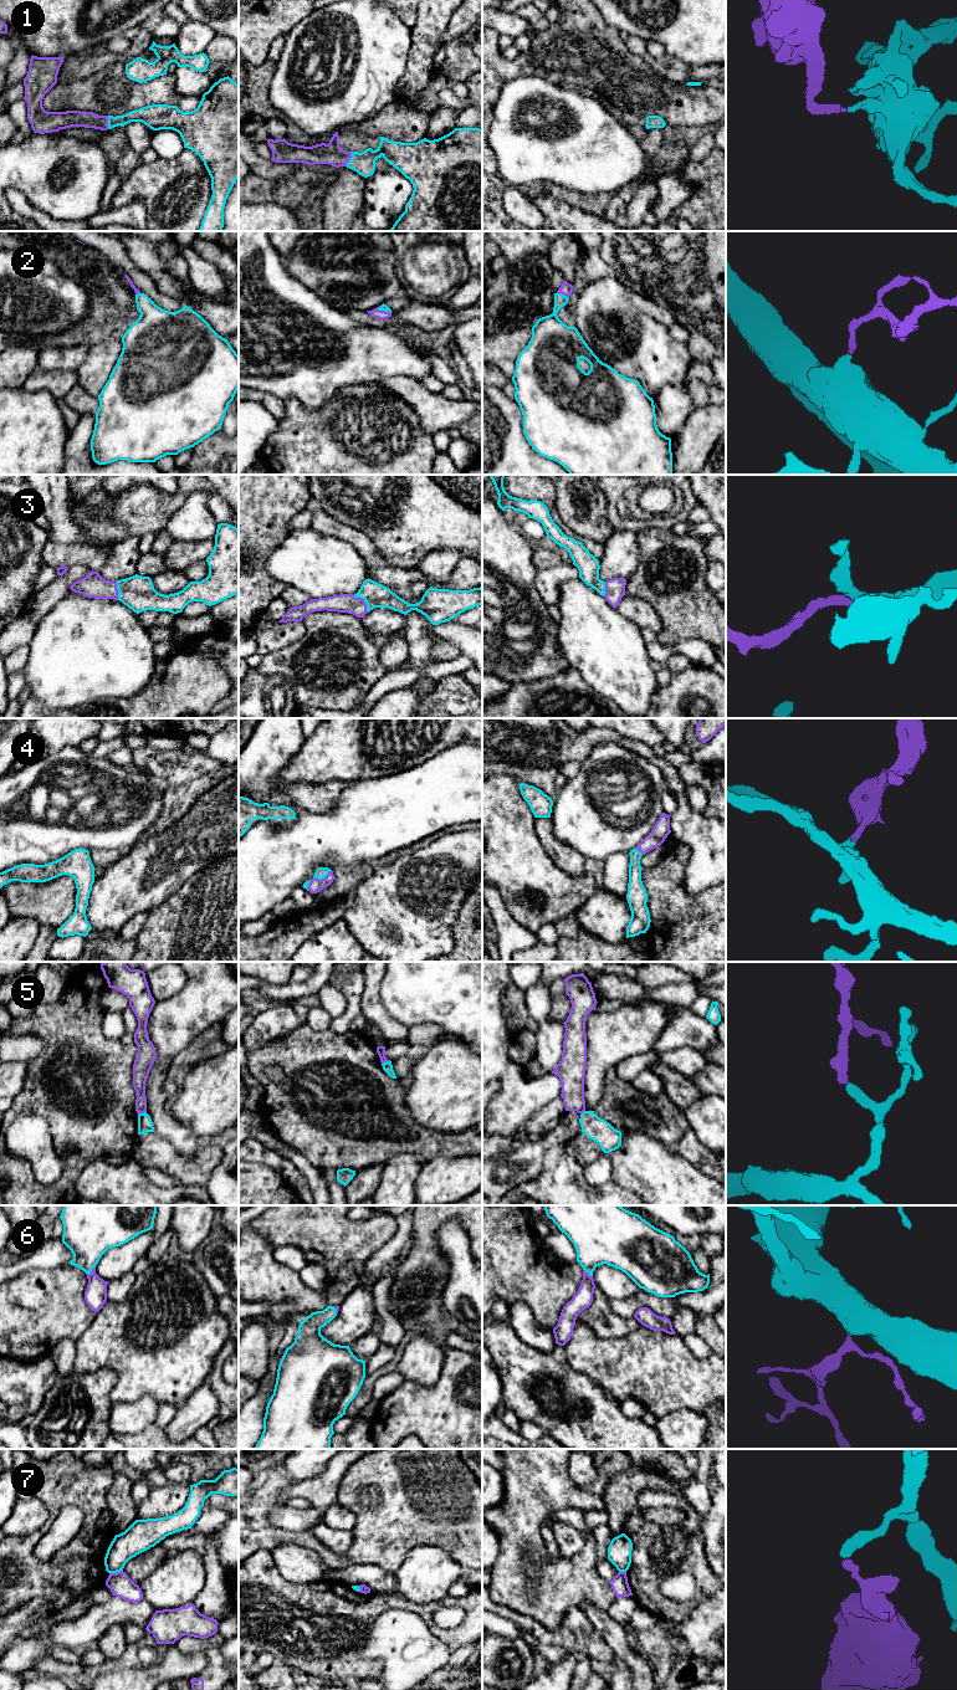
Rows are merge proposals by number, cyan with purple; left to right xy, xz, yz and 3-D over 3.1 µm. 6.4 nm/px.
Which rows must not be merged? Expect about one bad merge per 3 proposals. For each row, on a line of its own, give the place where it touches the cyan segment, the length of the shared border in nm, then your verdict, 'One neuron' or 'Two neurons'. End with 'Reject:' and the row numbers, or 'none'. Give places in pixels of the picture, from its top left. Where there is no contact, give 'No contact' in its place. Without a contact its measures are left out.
1: Touches cyan at xz (349, 159). Shared border 100 nm. One neuron
2: Touches cyan at yz (563, 295). Shared border 90 nm. One neuron
3: Touches cyan at xz (364, 600). Shared border 150 nm. One neuron
4: Touches cyan at xz (322, 877). Shared border 130 nm. One neuron
5: Touches cyan at xy (142, 1114). Shared border 60 nm. Two neurons
6: Touches cyan at xy (90, 1271). Shared border 80 nm. One neuron
7: Touches cyan at xy (116, 1572). Shared border 90 nm. Two neurons
Reject: 5, 7

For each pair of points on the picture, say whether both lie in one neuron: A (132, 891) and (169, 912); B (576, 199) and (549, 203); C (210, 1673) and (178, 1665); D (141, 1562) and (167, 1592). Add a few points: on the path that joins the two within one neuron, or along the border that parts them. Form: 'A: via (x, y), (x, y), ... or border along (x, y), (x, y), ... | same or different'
A: border along (180, 886), (165, 900), (147, 911) | different
B: border along (542, 191), (590, 213) | different
C: border along (205, 1653), (206, 1665), (194, 1676) | different
D: border along (167, 1555), (138, 1584) | different

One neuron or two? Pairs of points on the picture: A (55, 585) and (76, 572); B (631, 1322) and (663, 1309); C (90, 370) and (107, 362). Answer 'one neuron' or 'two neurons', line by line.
A: one neuron
B: two neurons
C: one neuron

